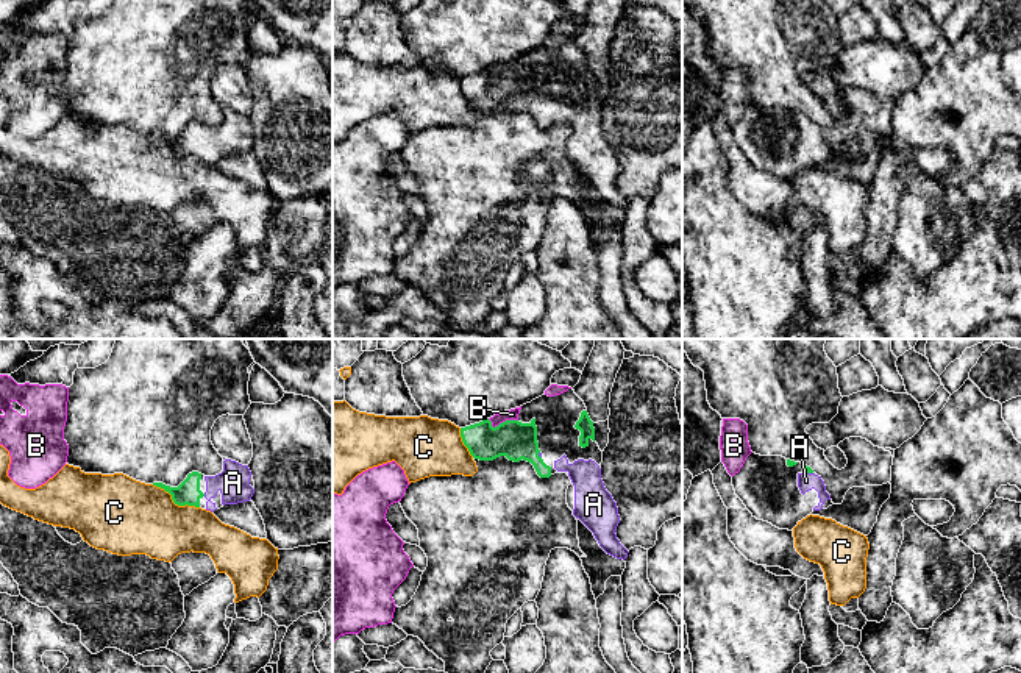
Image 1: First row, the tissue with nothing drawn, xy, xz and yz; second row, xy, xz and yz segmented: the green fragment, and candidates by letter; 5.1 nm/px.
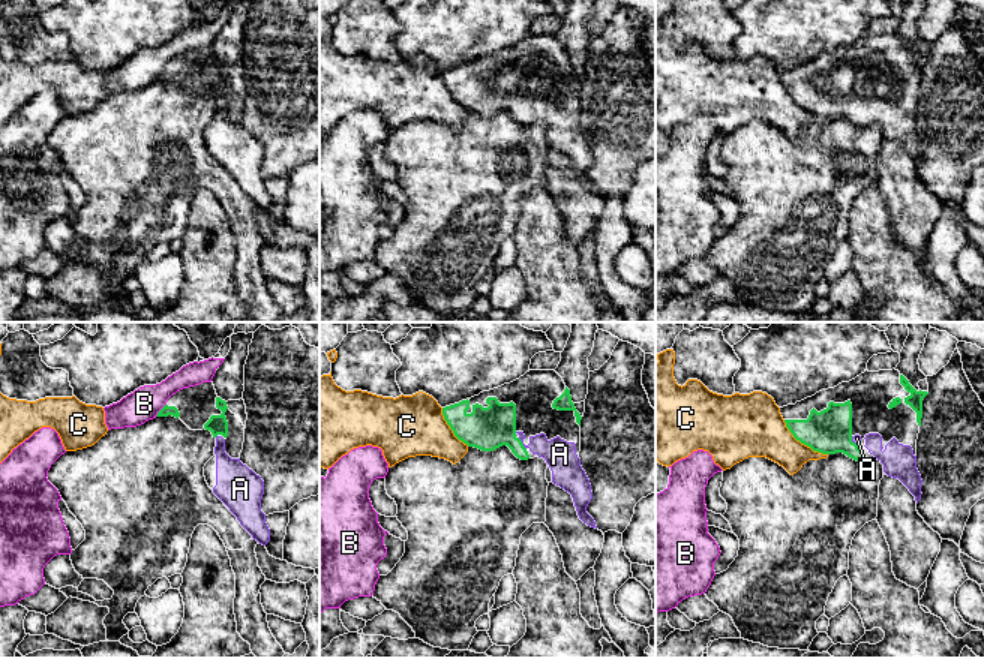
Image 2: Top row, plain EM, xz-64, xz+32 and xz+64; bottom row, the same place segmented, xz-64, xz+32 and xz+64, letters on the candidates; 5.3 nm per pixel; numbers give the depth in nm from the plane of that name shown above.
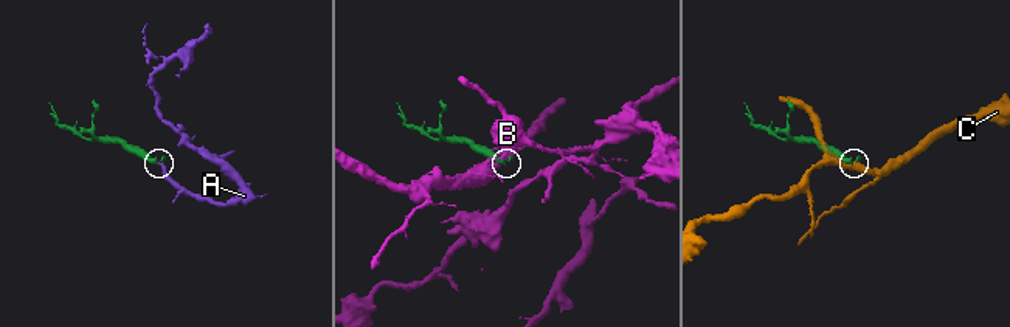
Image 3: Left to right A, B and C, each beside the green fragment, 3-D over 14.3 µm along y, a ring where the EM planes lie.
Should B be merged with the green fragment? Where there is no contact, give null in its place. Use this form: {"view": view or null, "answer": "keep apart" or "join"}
{"view": "xz", "answer": "keep apart"}

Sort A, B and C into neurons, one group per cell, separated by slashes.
A / B / C

